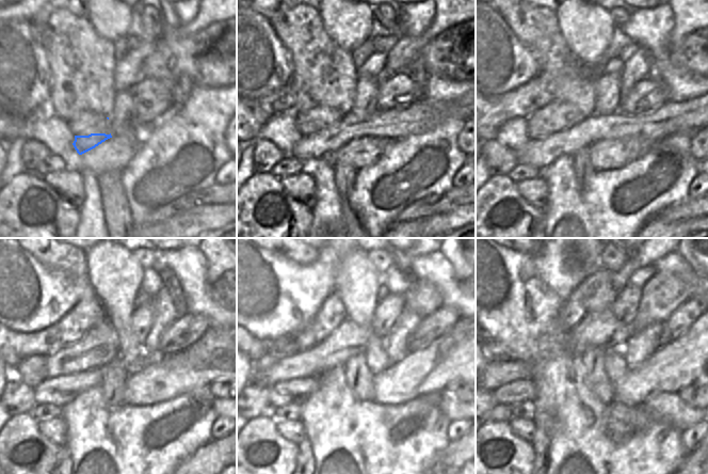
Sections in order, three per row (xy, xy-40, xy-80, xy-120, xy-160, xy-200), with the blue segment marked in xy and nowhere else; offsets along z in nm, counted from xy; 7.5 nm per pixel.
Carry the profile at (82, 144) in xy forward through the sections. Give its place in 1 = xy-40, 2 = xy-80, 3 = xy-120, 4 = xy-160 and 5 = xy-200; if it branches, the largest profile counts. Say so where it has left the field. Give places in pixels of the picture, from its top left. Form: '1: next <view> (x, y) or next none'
1: next xy-40 (317, 145)
2: next xy-80 (540, 153)
3: next xy-120 (60, 391)
4: next xy-160 (293, 391)
5: next xy-200 (516, 392)

